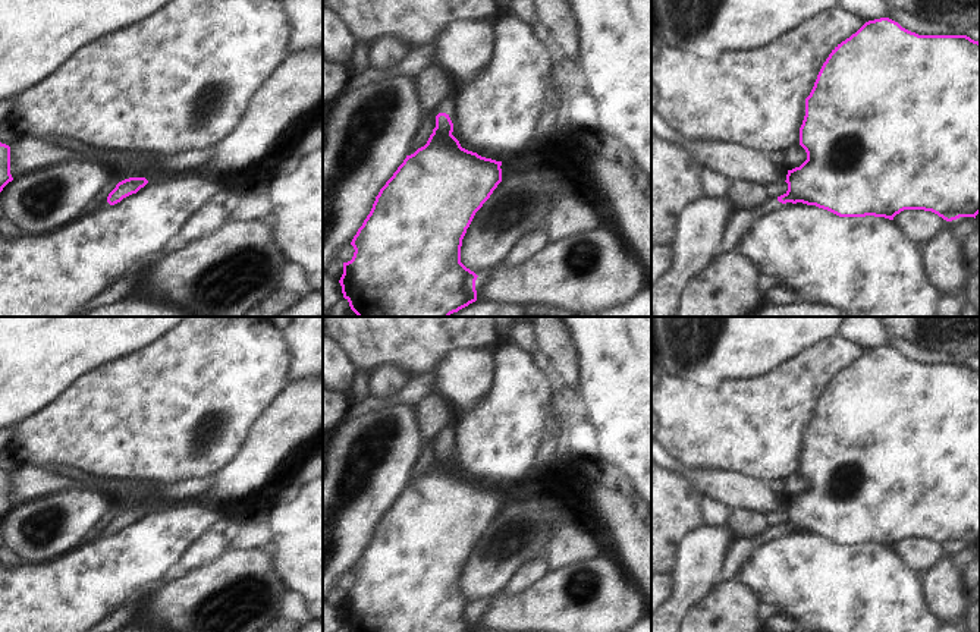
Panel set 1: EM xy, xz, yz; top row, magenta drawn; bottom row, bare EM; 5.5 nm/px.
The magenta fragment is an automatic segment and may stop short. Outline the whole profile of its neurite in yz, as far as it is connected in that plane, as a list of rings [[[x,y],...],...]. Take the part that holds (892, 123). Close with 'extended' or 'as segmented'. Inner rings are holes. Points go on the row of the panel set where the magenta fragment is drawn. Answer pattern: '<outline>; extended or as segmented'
[[[889,18],[866,22],[838,44],[823,63],[800,128],[807,160],[788,170],[788,191],[751,211],[734,211],[719,252],[738,249],[739,240],[763,214],[802,202],[839,217],[885,217],[904,210],[932,211],[946,221],[980,213],[980,43],[967,35],[918,35]]]; extended

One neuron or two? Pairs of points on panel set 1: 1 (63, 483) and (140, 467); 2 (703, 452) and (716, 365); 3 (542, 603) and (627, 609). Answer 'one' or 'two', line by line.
1: two
2: two
3: one

